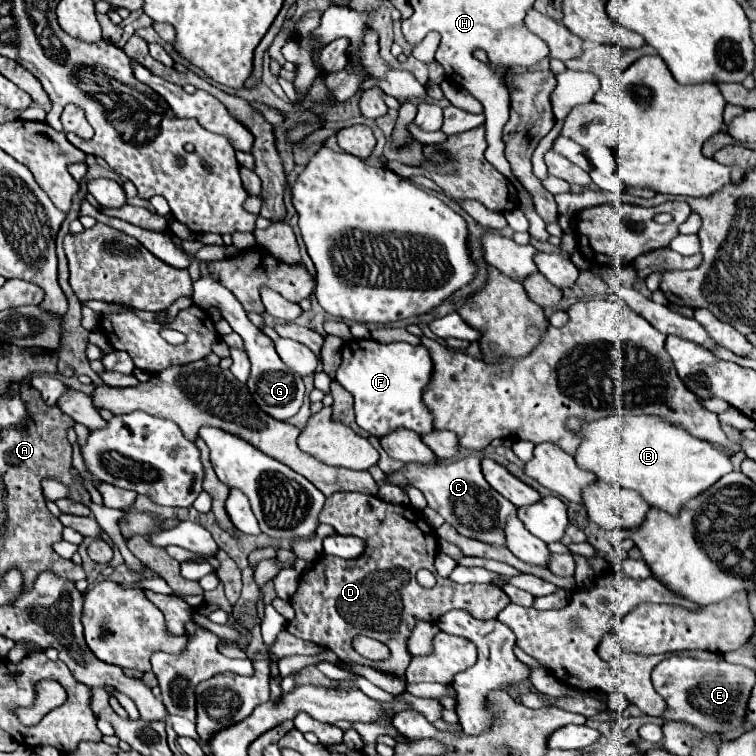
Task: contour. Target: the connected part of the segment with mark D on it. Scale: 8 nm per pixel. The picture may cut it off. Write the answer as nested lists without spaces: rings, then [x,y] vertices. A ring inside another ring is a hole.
[[[337,492],[325,500],[319,524],[329,524],[339,534],[359,536],[367,544],[367,552],[357,560],[323,554],[307,572],[303,572],[297,592],[289,598],[295,608],[295,618],[287,622],[287,632],[333,650],[341,660],[353,660],[405,678],[405,670],[411,662],[407,638],[419,620],[435,622],[449,610],[469,610],[475,618],[491,620],[511,602],[509,596],[493,584],[457,584],[437,576],[435,588],[421,588],[415,574],[425,566],[435,572],[433,560],[437,536],[423,520],[423,514],[411,506],[387,504],[377,496],[357,492]],[[409,516],[415,518],[415,522],[407,520]],[[355,636],[383,642],[391,652],[389,658],[381,662],[363,658],[353,648]]]

